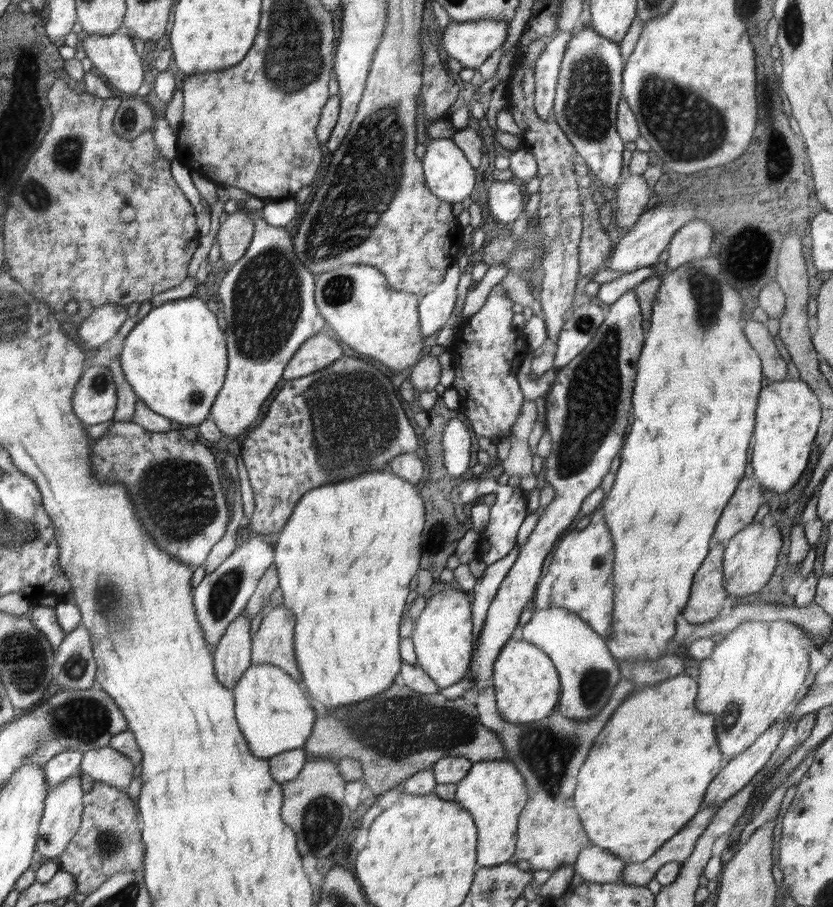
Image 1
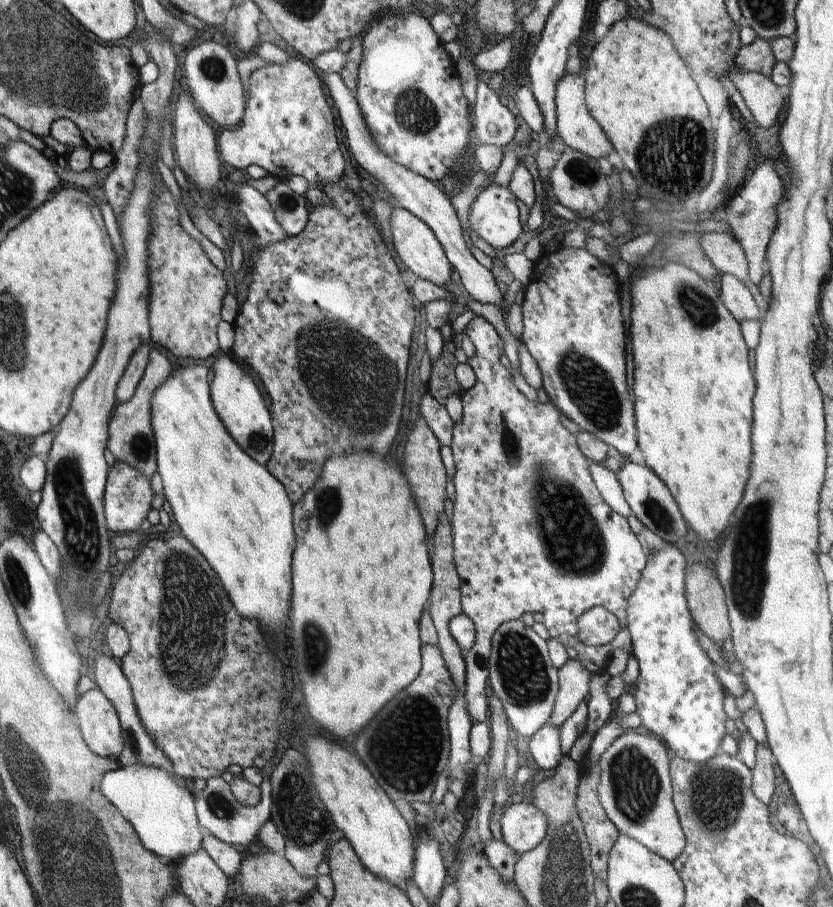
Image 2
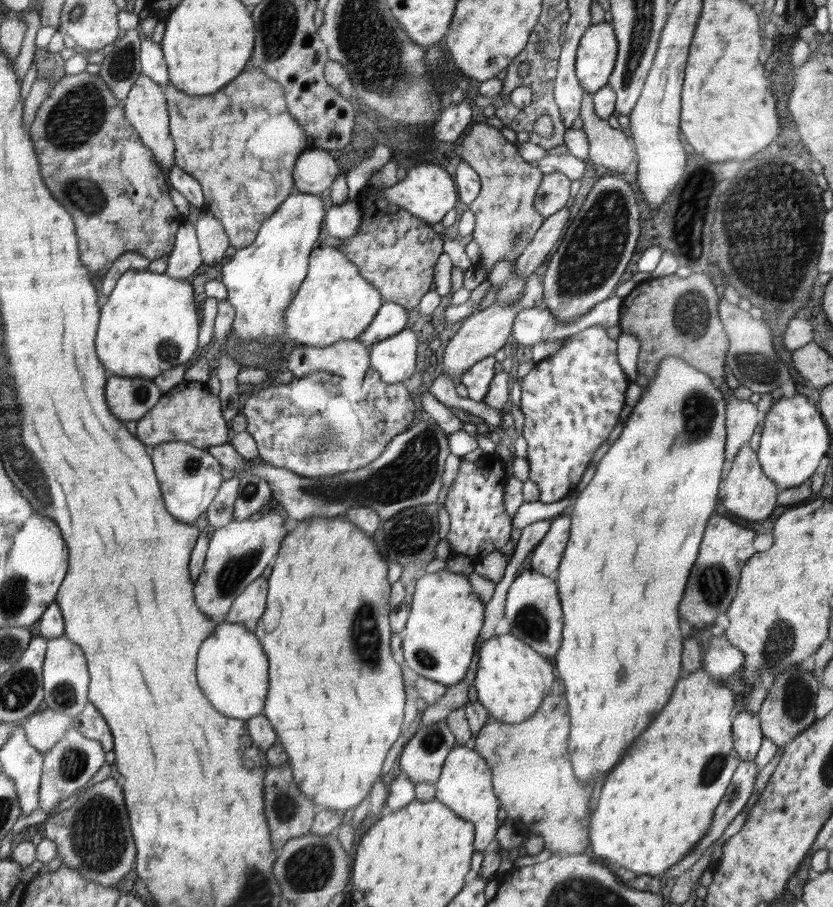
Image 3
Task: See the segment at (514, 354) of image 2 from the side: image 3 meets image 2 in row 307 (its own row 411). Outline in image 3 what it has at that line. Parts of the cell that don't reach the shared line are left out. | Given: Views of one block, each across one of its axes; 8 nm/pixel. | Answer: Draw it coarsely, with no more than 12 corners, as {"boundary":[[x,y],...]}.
{"boundary":[[437,376],[427,392],[445,408],[463,408],[491,426],[503,426],[501,412],[461,398],[449,378]]}

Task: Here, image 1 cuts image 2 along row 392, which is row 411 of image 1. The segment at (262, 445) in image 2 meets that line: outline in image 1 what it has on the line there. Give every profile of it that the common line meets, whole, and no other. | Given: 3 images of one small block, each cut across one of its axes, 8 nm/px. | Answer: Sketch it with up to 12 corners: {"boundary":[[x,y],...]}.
{"boundary":[[253,210],[223,274],[227,368],[209,418],[245,436],[325,326],[285,230]]}

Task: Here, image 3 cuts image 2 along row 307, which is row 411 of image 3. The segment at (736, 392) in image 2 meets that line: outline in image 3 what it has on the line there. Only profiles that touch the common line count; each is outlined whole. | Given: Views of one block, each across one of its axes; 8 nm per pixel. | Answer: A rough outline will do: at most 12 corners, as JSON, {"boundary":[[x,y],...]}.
{"boundary":[[663,358],[573,504],[555,658],[581,788],[679,678],[725,396]]}

